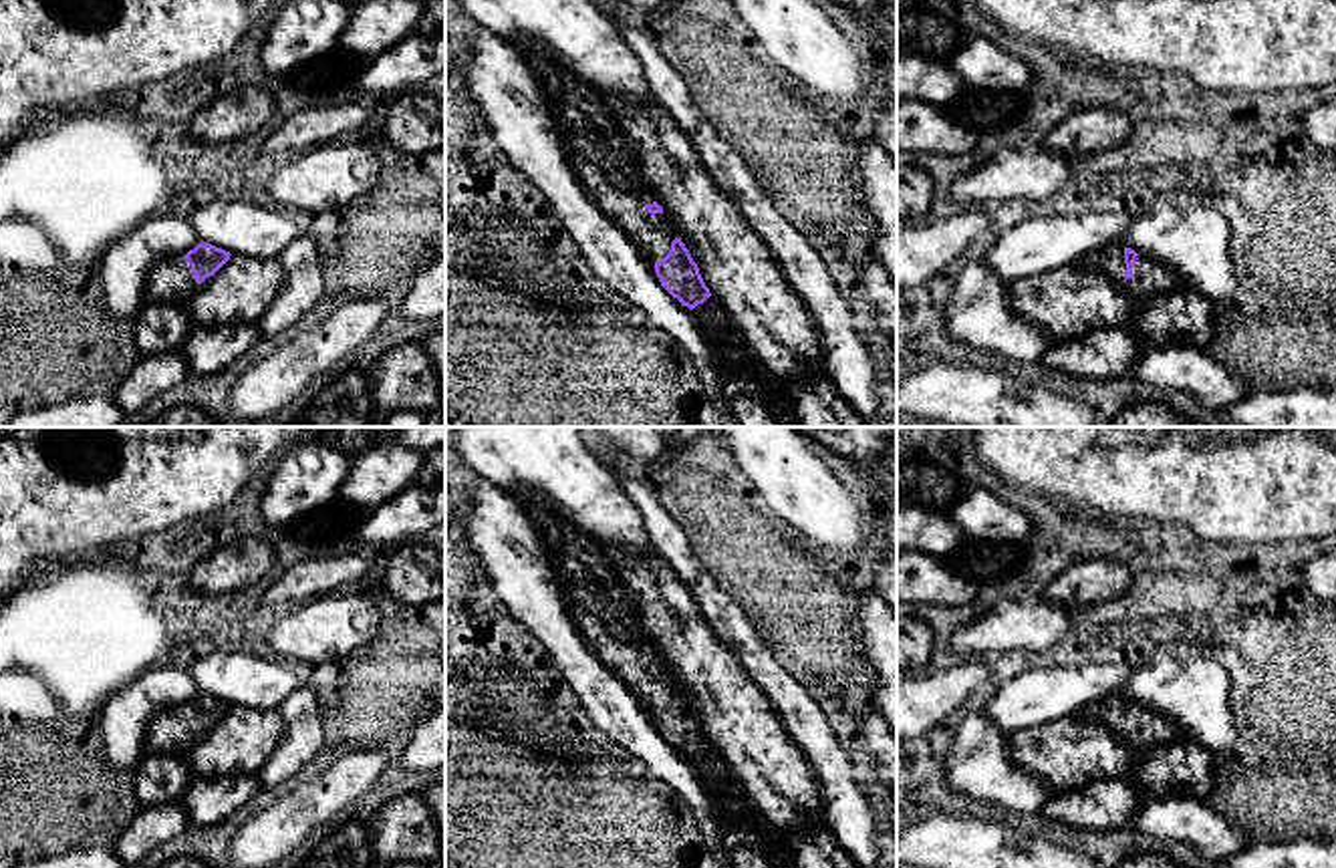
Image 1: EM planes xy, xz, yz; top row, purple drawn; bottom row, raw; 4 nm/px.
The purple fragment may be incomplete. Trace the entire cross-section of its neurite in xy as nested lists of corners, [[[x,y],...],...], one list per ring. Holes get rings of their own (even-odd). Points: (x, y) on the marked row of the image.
[[[199,242],[181,260],[169,258],[157,262],[147,276],[145,304],[185,304],[195,294],[195,288],[214,276],[230,256],[232,254],[222,248]]]

